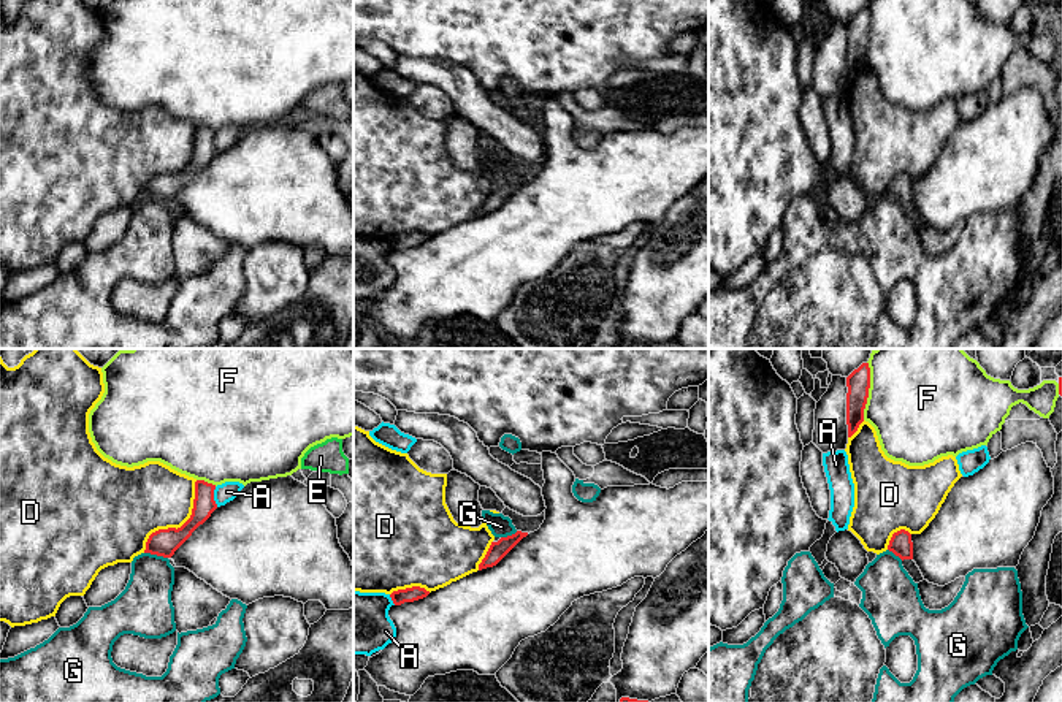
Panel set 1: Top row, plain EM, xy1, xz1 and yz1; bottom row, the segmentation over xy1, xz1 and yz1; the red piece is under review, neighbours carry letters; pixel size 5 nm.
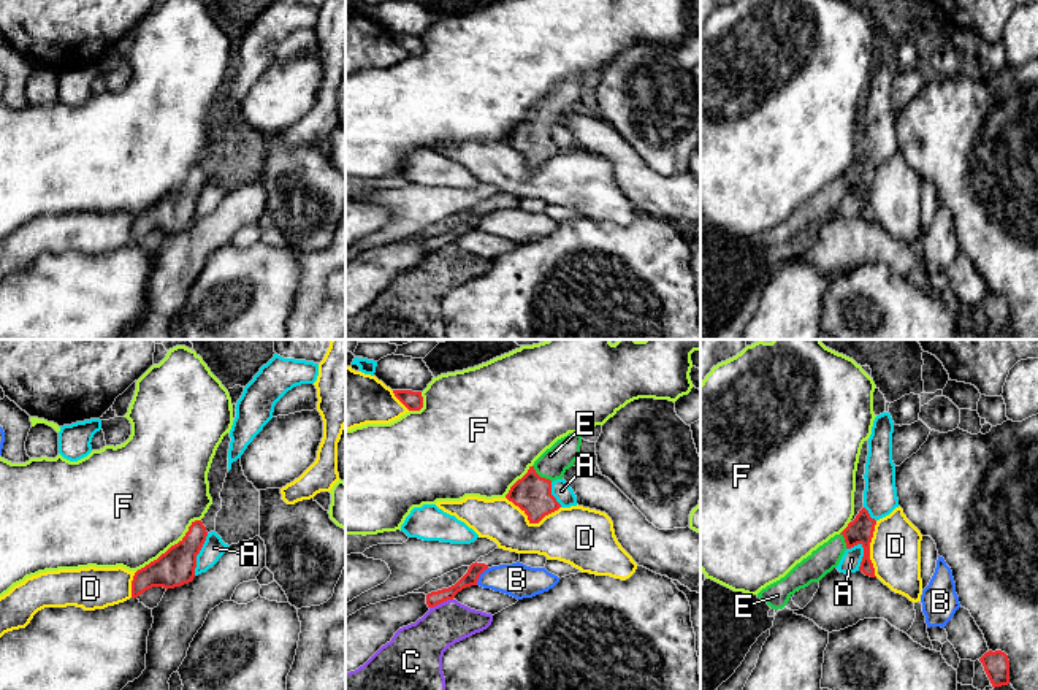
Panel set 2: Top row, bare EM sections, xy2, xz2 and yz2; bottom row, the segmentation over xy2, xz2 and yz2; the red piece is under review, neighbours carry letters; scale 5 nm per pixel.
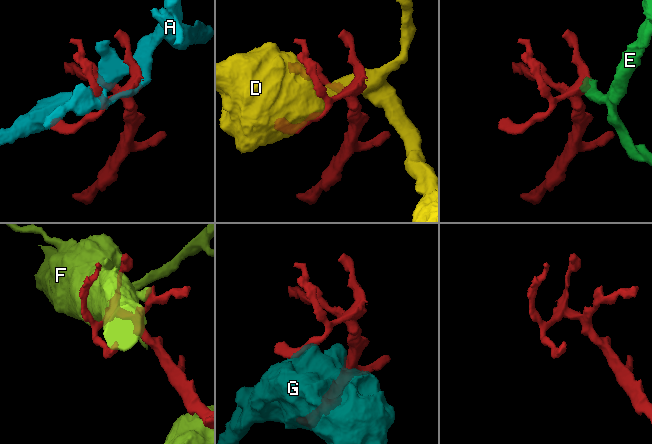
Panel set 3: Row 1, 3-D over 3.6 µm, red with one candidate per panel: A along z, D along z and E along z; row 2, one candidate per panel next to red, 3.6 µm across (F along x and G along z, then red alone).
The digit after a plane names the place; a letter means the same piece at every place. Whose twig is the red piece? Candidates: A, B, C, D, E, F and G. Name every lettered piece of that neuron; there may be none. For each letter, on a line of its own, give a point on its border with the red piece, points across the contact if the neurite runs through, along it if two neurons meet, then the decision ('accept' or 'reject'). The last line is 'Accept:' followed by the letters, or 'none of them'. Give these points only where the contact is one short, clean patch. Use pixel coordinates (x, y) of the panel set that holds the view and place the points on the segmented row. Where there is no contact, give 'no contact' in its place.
A: contact xy2 (198, 552); reject
B: contact xz2 (479, 576); reject
C: contact xz2 (441, 601); reject
D: contact xy1 (181, 526); reject
E: contact xz2 (539, 476); way xz2 (531, 494), (539, 476), (553, 462); accept
F: contact xy2 (171, 546); reject
G: contact xy1 (156, 553); border xy1 (145, 552), (167, 558); reject
Accept: E

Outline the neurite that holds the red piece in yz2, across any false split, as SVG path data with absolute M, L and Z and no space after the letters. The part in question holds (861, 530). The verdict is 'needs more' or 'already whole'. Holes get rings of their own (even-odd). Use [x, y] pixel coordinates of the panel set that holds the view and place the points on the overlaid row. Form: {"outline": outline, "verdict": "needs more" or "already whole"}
{"outline": "M862 508L848 527L813 550L807 558L797 563L784 577L767 585L758 593L772 609L783 609L789 598L811 582L819 582L827 573L838 566L846 549L857 544L864 547L864 557L859 566L865 576L876 577L870 560L870 542L876 520Z", "verdict": "needs more"}

